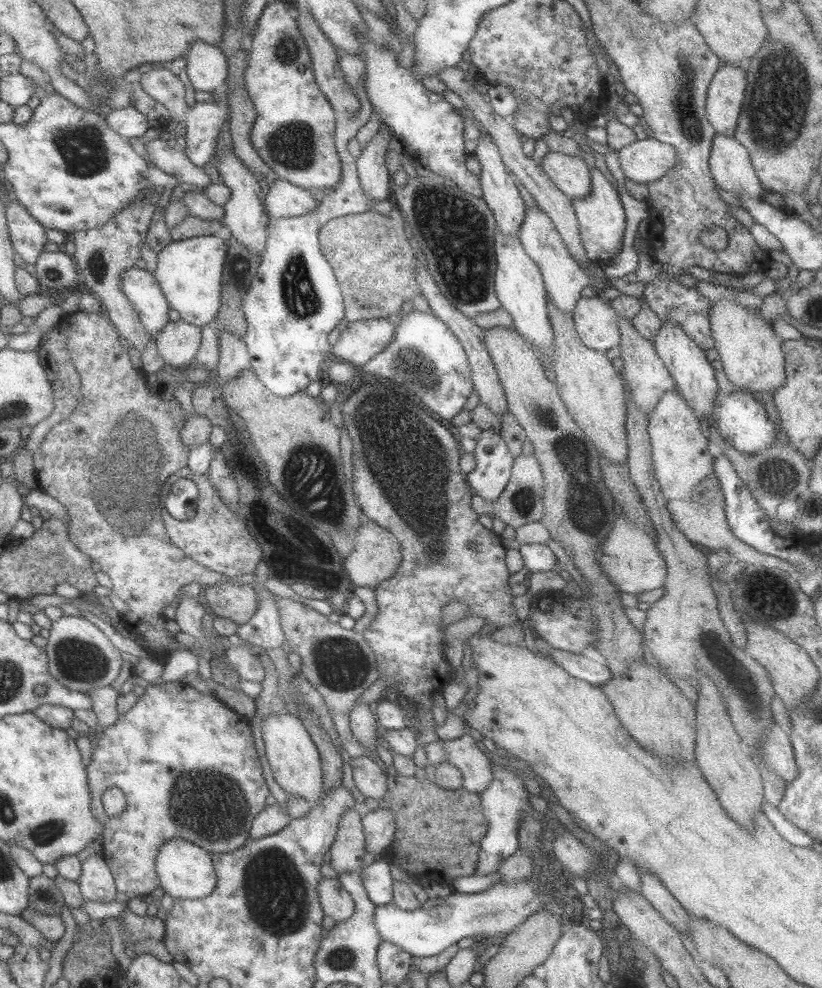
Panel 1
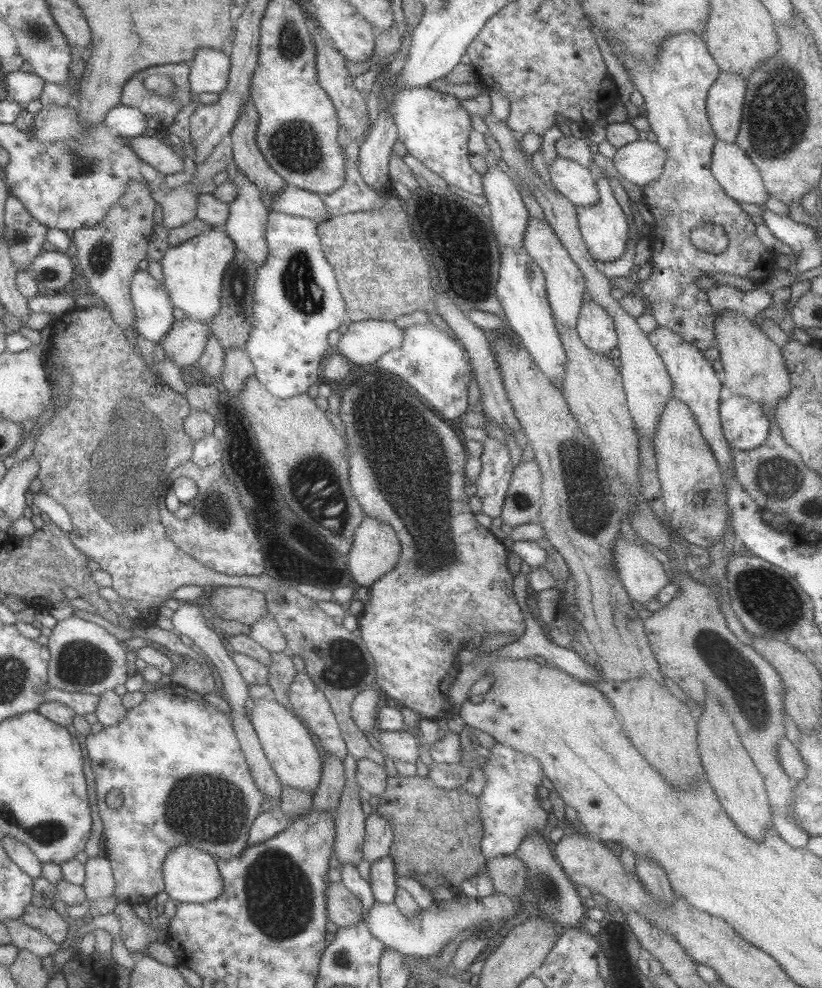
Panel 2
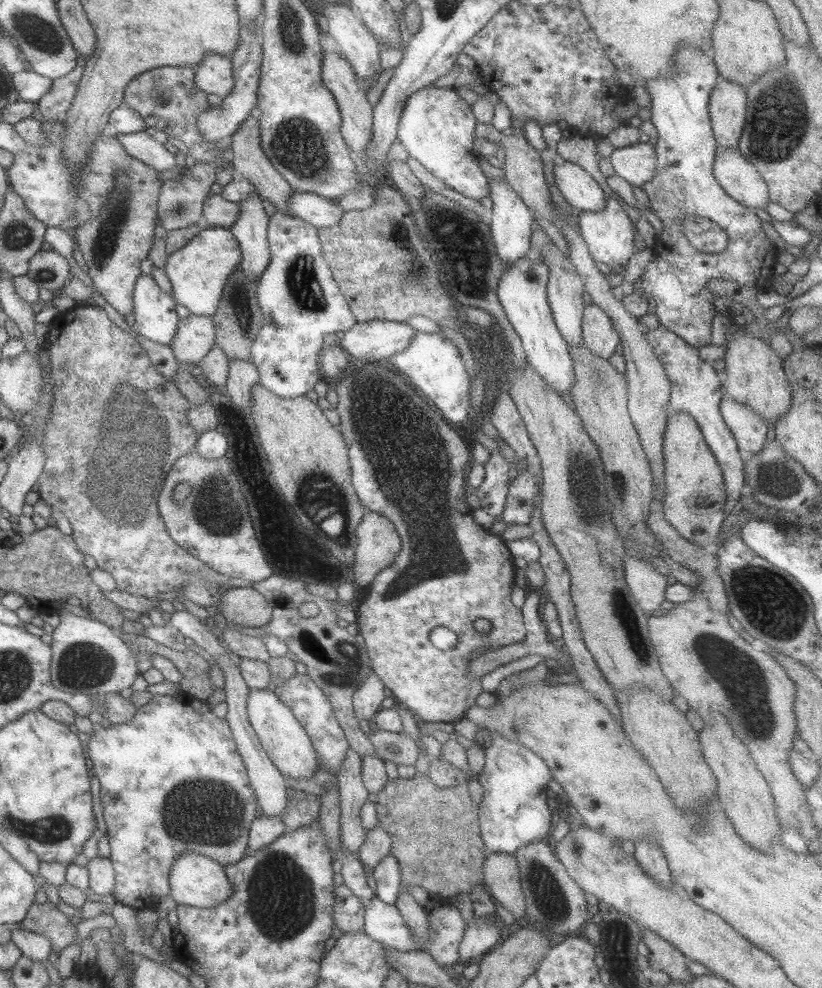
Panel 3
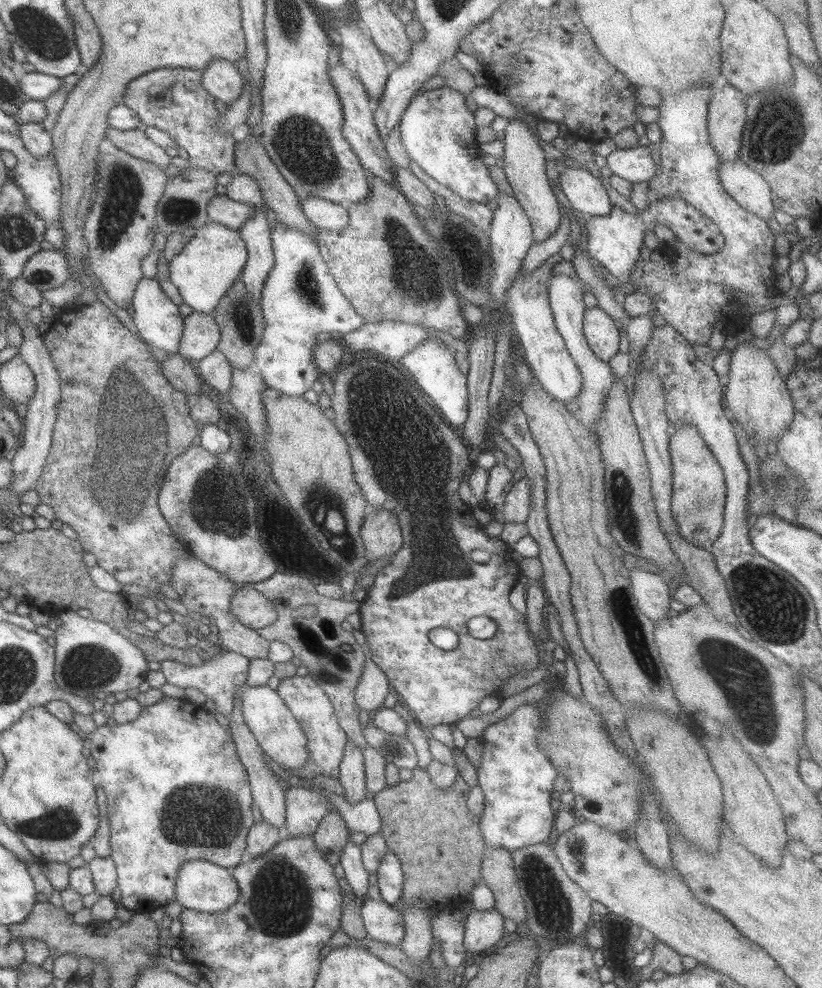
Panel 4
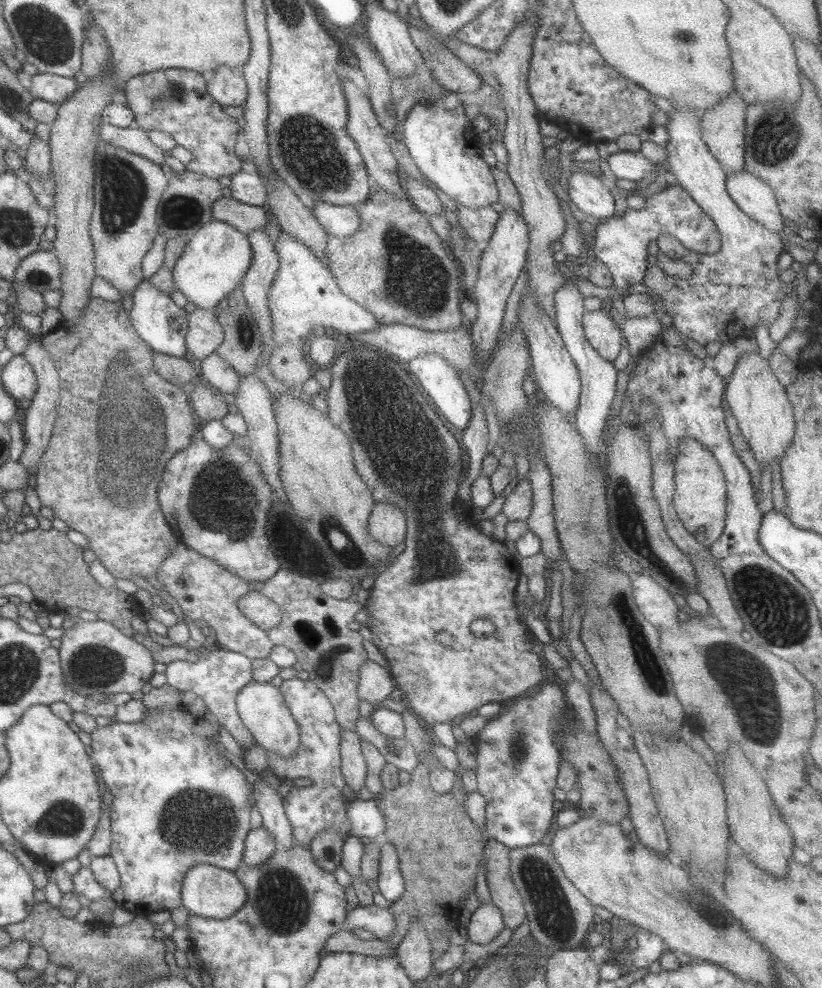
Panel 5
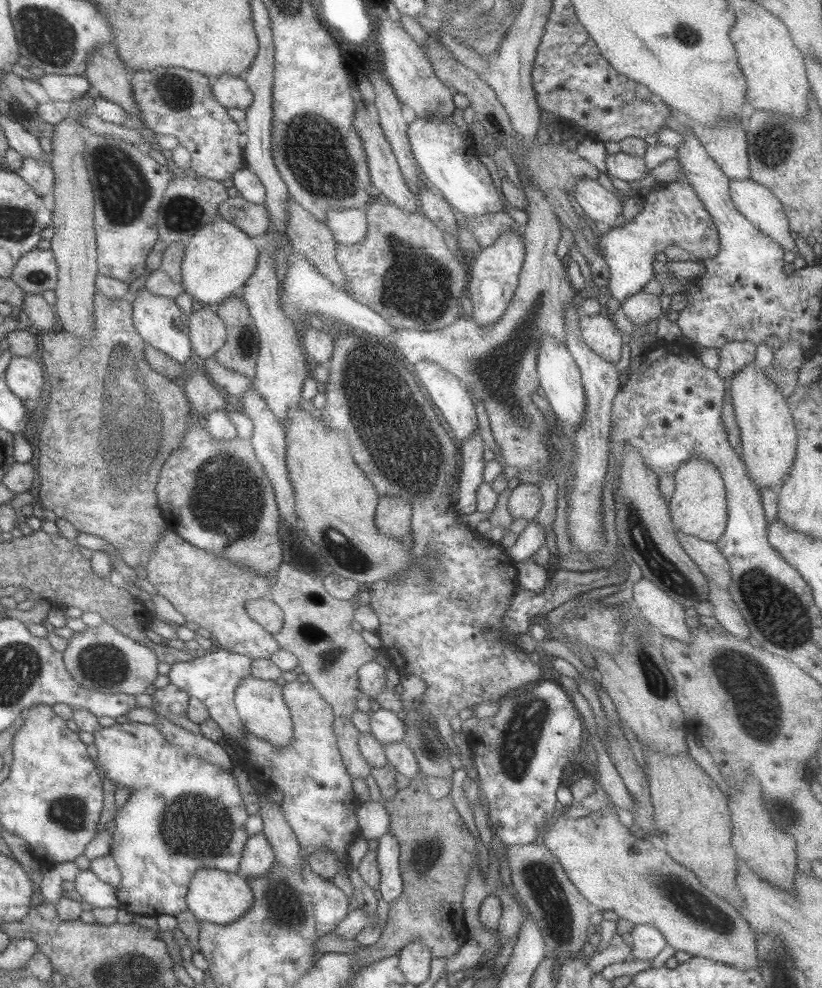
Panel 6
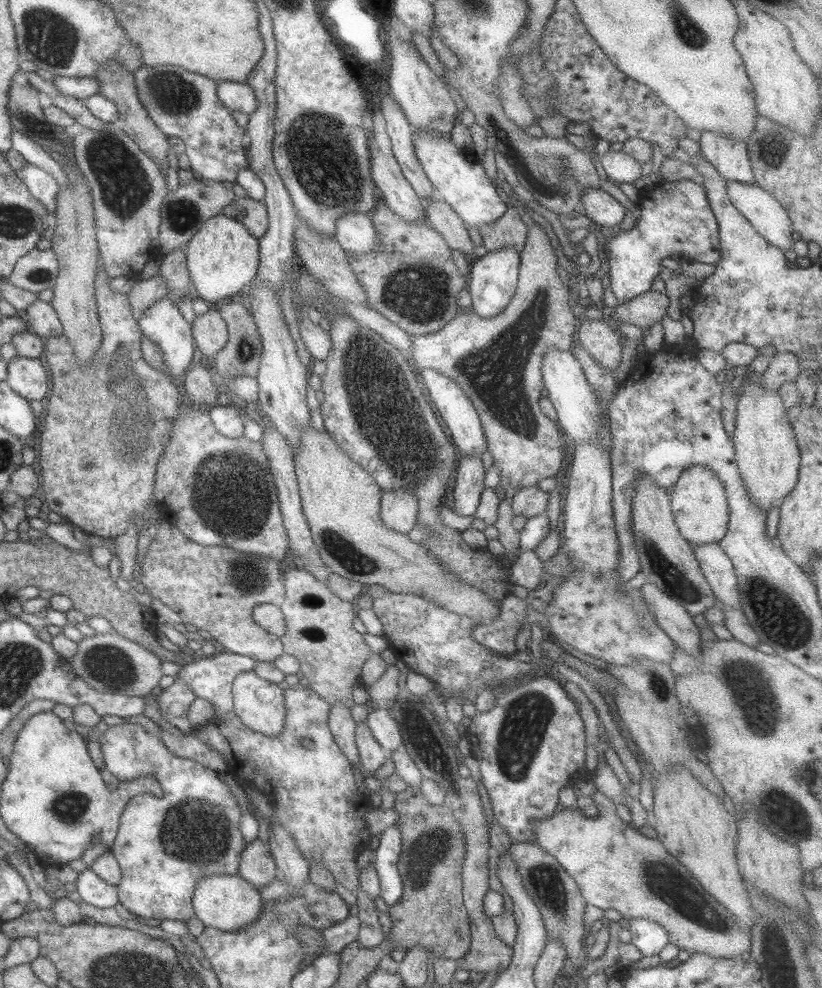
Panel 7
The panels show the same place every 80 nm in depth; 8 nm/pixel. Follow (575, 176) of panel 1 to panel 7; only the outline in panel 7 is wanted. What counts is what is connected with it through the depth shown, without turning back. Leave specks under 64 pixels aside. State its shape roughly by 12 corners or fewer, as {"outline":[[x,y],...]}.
{"outline":[[590,187],[581,212],[593,223],[612,227],[626,208],[608,192]]}

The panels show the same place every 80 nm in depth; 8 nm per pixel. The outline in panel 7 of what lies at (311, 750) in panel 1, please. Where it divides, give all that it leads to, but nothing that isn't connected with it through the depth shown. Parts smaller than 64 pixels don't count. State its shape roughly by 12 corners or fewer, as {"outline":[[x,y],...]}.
{"outline":[[253,671],[233,682],[234,713],[256,733],[285,729],[283,689]]}

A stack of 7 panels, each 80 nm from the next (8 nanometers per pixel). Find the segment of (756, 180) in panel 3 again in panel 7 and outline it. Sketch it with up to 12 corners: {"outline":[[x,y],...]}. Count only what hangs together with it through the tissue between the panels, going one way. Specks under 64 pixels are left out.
{"outline":[[727,181],[730,202],[770,243],[794,246],[786,209],[755,183]]}

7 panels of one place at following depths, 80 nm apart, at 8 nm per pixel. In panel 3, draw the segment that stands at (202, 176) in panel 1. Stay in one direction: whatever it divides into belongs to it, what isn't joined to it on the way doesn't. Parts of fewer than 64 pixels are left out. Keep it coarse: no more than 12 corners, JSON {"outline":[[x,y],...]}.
{"outline":[[146,130],[118,134],[132,159],[163,173],[176,158]]}

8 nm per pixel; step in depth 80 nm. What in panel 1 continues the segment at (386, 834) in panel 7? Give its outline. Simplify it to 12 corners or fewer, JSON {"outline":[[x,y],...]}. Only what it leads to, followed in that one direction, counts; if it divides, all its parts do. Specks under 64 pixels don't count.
{"outline":[[386,856],[359,870],[376,906],[393,902]]}

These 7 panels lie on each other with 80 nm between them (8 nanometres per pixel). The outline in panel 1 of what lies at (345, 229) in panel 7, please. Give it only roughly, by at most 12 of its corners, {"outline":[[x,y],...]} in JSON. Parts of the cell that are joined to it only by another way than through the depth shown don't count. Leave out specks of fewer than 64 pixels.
{"outline":[[284,179],[270,182],[269,218],[306,214],[319,205],[311,191]]}

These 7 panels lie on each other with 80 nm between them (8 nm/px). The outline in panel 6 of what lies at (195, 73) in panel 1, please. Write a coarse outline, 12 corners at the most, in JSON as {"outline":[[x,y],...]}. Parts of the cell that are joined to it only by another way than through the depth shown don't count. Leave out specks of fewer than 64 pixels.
{"outline":[[222,74],[212,93],[226,109],[248,110],[254,96],[243,76]]}

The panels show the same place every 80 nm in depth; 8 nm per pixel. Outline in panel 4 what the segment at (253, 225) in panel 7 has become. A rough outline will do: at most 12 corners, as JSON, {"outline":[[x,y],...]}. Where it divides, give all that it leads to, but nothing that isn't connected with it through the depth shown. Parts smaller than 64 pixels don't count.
{"outline":[[216,195],[207,204],[210,221],[236,231],[254,205]]}

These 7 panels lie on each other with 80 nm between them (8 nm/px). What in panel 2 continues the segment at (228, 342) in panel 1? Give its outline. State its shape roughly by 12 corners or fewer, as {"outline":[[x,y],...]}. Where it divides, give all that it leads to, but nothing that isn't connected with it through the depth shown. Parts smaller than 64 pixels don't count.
{"outline":[[226,347],[220,379],[236,398],[255,374],[247,349]]}

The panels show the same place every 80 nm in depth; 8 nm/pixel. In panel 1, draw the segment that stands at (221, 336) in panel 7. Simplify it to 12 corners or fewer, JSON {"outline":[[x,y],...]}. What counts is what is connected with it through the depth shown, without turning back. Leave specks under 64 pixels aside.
{"outline":[[168,321],[154,336],[159,355],[177,368],[191,368],[201,327]]}

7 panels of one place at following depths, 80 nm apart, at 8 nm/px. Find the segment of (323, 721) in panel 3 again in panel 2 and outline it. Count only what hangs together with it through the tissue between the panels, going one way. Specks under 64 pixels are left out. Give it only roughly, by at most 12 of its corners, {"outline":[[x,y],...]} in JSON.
{"outline":[[306,672],[288,688],[298,718],[322,748],[348,754],[325,694]]}

